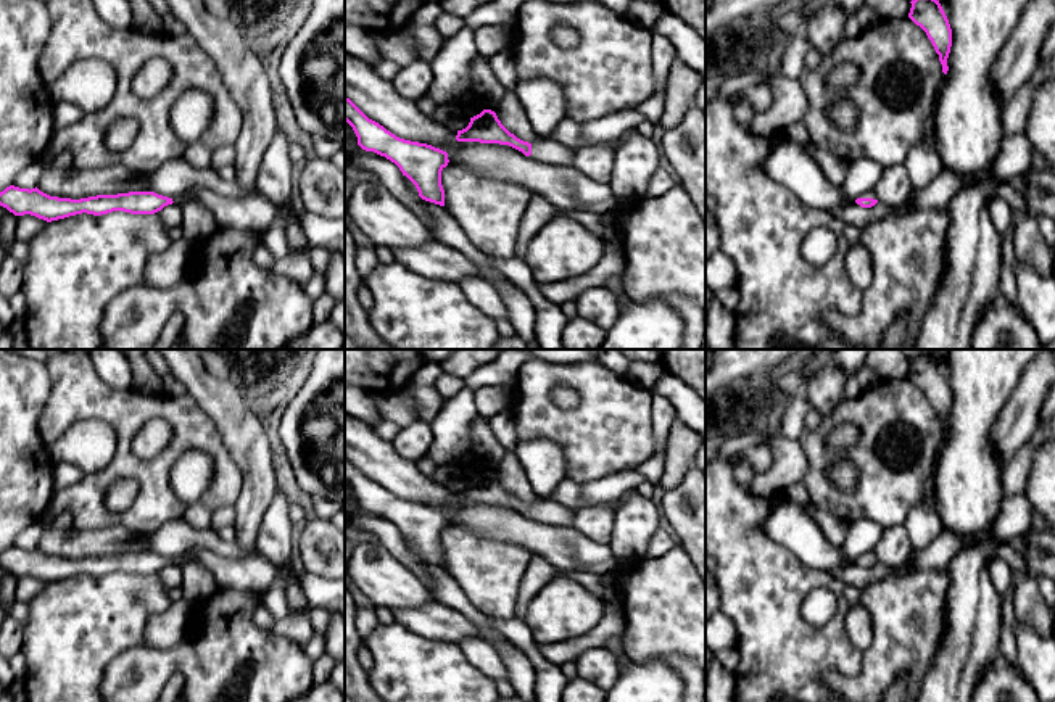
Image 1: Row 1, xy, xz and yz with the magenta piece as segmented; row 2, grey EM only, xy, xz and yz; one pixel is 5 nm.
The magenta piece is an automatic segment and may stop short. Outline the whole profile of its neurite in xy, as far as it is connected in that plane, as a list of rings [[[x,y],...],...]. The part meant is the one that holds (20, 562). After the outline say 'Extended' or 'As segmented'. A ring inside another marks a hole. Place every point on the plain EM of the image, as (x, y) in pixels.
[[[14,546],[0,552],[0,567],[14,576],[31,575],[47,583],[64,580],[76,575],[101,576],[113,572],[130,575],[155,575],[168,565],[182,565],[187,560],[197,560],[188,551],[172,559],[155,552],[129,552],[118,555],[97,555],[81,560],[50,557],[35,549],[19,549]]]. Extended

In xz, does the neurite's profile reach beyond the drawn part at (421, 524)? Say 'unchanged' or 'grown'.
unchanged

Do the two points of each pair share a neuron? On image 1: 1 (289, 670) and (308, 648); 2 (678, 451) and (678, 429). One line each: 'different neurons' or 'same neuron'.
1: different neurons
2: same neuron

